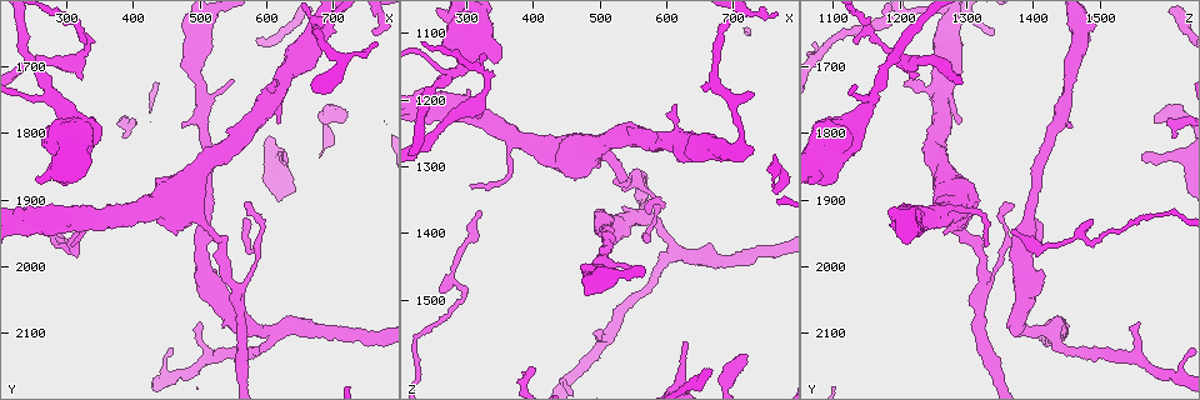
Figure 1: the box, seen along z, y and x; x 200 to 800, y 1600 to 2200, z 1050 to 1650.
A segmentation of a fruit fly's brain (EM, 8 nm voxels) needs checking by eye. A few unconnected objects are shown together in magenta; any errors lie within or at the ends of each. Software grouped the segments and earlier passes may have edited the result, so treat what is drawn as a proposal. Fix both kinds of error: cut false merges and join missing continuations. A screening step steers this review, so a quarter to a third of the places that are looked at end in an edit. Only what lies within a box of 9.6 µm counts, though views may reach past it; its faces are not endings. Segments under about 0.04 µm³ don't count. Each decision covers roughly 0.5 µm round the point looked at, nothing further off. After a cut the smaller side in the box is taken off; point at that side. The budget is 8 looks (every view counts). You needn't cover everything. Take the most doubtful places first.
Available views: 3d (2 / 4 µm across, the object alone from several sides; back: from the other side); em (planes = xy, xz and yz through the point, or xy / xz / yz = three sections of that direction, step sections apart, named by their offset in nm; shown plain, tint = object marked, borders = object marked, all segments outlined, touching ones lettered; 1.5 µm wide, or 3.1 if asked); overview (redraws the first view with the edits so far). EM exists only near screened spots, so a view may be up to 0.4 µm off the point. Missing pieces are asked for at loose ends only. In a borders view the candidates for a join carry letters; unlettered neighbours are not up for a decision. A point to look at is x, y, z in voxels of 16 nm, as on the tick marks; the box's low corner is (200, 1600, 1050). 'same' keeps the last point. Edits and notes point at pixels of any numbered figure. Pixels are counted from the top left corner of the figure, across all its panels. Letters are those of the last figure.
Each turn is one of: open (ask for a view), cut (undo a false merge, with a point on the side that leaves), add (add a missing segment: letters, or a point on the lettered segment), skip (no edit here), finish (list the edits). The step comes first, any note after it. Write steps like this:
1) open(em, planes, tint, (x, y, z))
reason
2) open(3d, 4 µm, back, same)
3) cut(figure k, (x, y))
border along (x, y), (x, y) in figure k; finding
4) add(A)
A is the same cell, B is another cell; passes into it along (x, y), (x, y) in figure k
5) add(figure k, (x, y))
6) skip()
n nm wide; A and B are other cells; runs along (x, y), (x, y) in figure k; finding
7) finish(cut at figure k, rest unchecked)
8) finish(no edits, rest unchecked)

open(em, xz, step 8, tint, (630, 1830, 1560))
free end

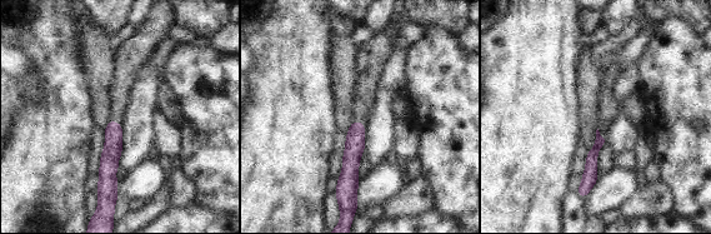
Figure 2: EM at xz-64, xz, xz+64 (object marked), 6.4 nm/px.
open(em, planes, borders, same)

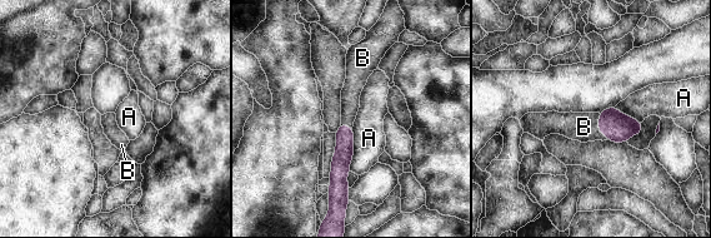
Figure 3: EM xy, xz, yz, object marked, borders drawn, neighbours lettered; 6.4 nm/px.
add(B)
B is the same cell, A is another cell; passes into it along (616, 127), (599, 127), (584, 127) in figure 3; it goes on there

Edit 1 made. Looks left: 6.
open(overview)
redraw

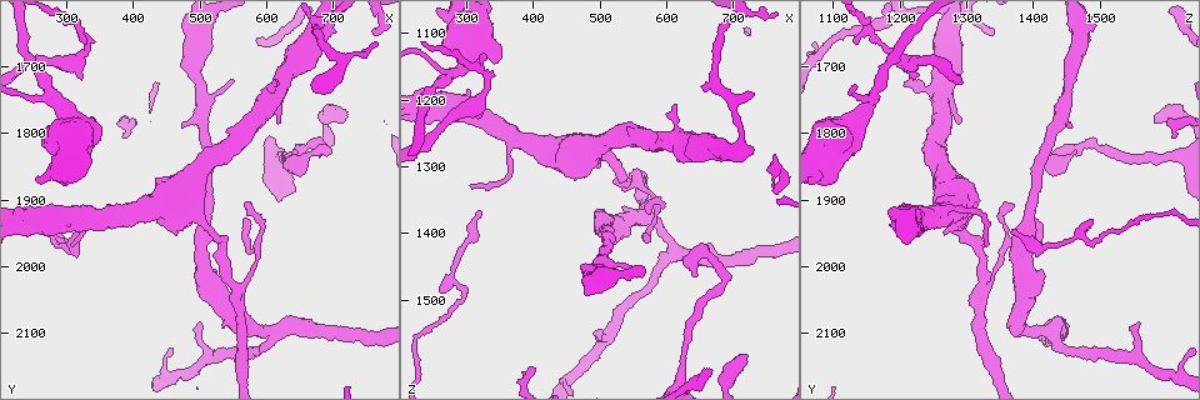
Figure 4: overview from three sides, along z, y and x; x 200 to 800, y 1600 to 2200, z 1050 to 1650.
open(em, planes, tint, (300, 1870, 1100))
stops while still wide

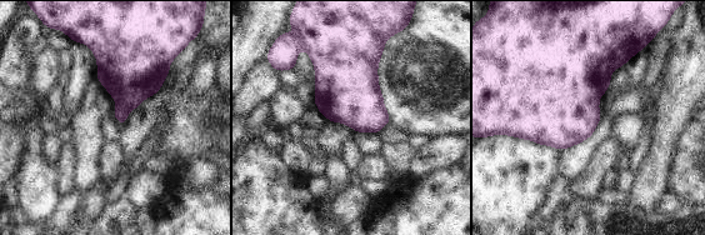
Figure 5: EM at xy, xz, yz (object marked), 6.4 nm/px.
open(em, planes, borders, same)
see the neighbours

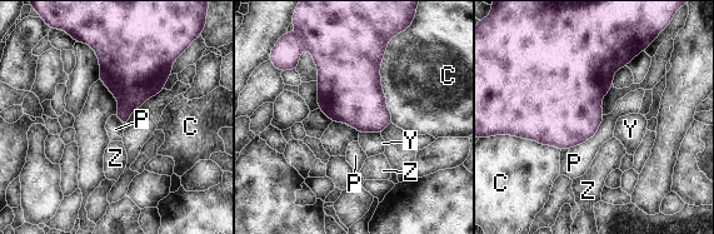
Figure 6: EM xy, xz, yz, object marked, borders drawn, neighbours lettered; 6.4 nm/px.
skip()
C, P, Y and Z are other cells; border along (604, 115), (592, 137), (562, 150) in figure 6; no lettered segment goes on from it

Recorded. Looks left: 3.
open(em, planes, borders, (685, 1825, 1465))
abrupt turn

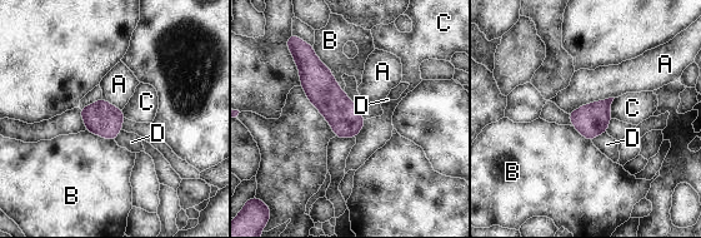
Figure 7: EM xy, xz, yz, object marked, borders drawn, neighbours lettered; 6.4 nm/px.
skip()
B touches over 360 nm; A, B, C and D are other cells; runs along (306, 49), (320, 88), (351, 134) in figure 7; continuous, no second neuron

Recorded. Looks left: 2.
open(em, planes, borders, (250, 1695, 1180))
a narrow waist

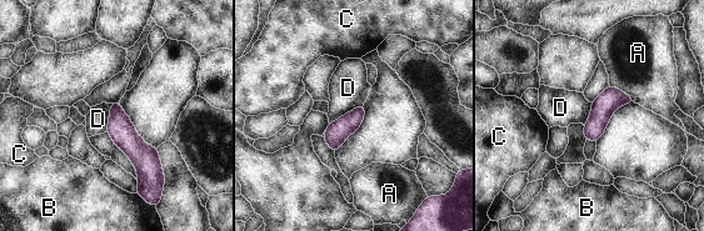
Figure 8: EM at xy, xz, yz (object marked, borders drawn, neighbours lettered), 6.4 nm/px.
skip()
A, B, C and D are other cells; border along (363, 103), (329, 124) in figure 8; continuous, no second neuron

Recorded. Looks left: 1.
finish(add at figure 3, rest unchecked)

